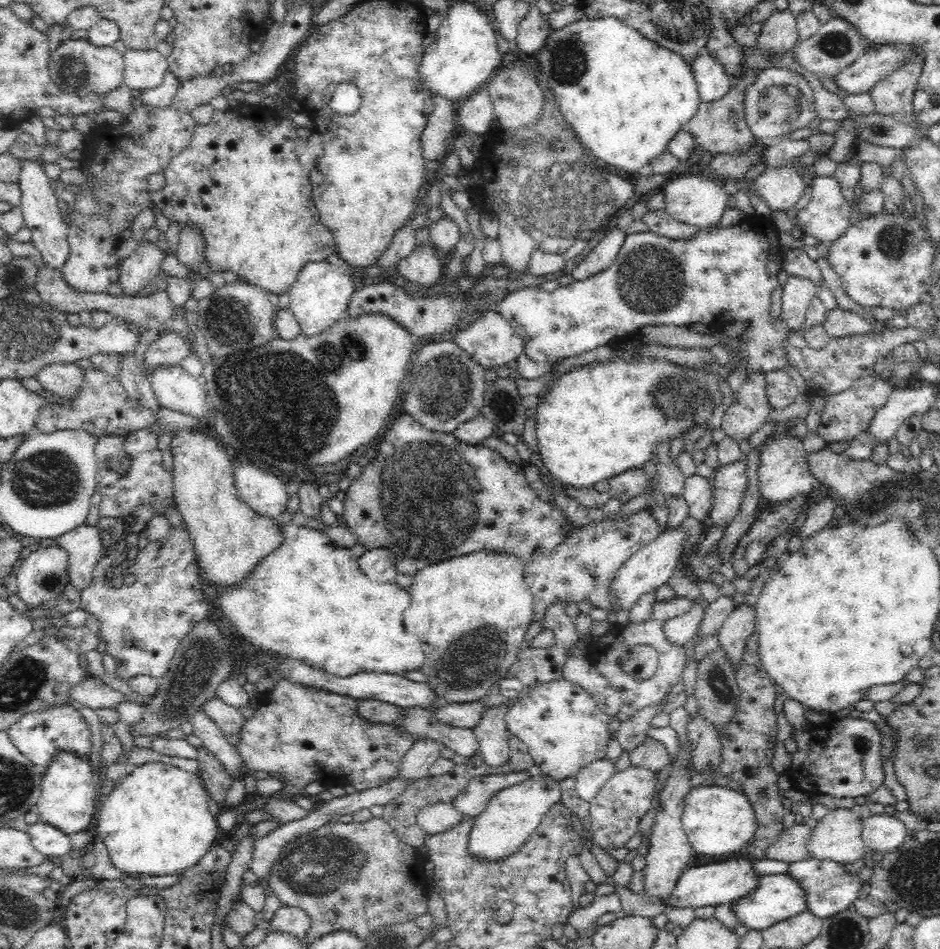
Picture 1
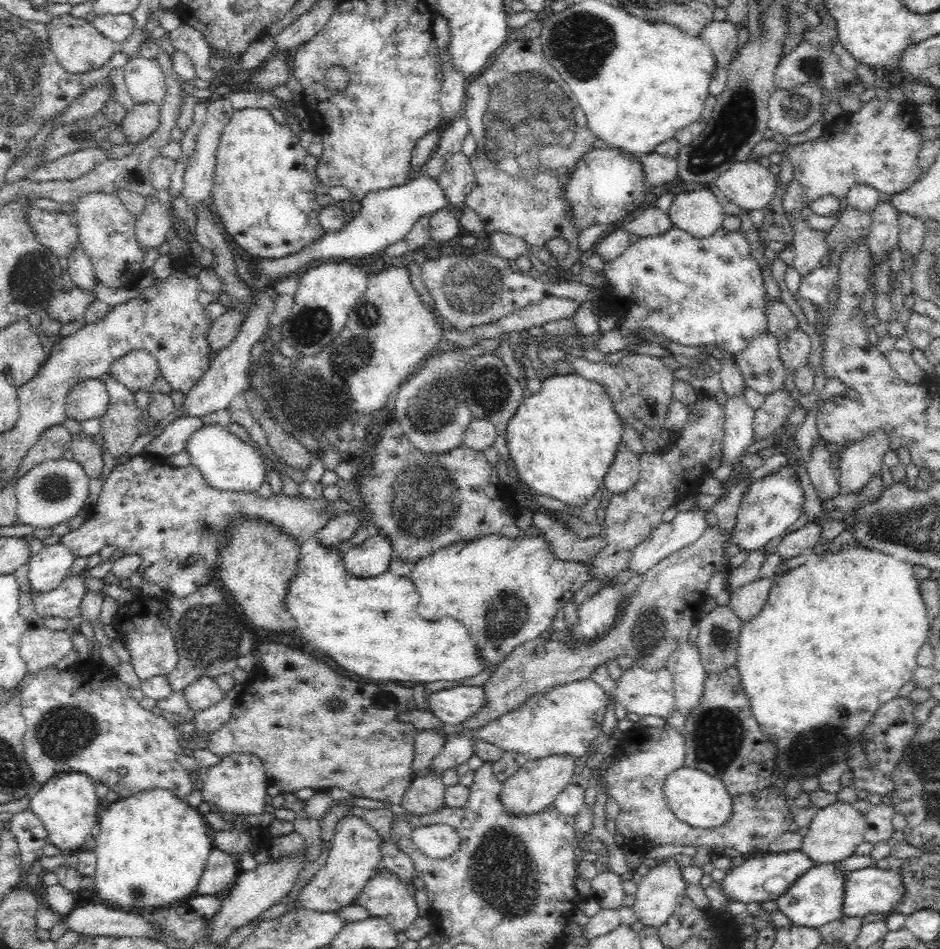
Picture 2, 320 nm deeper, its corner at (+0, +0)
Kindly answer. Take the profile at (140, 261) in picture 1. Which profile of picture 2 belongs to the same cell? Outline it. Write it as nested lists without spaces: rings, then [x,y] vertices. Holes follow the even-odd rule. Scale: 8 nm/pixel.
[[[157,197],[145,199],[146,206],[136,217],[135,236],[140,249],[146,253],[166,242],[166,234],[172,228],[172,217]]]

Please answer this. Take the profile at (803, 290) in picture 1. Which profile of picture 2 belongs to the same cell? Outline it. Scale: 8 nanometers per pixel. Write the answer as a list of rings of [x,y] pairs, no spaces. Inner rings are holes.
[[[800,212],[788,213],[787,220],[793,229],[792,252],[796,255],[792,268],[804,278],[828,256],[830,248],[826,243],[827,233],[810,229]]]

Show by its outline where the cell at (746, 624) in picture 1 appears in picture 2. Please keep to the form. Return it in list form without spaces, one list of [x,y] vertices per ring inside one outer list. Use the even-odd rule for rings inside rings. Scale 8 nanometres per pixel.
[[[775,574],[771,577],[758,578],[738,590],[730,593],[730,599],[726,607],[732,609],[740,622],[749,621],[753,616],[756,616],[768,600],[770,588],[776,584],[778,576]]]

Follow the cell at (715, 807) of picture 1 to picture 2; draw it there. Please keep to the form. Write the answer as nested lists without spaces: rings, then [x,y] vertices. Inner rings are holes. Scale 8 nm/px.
[[[686,765],[677,768],[666,777],[663,793],[672,813],[678,820],[693,828],[722,827],[732,816],[732,795],[727,791],[723,781],[707,772]]]

